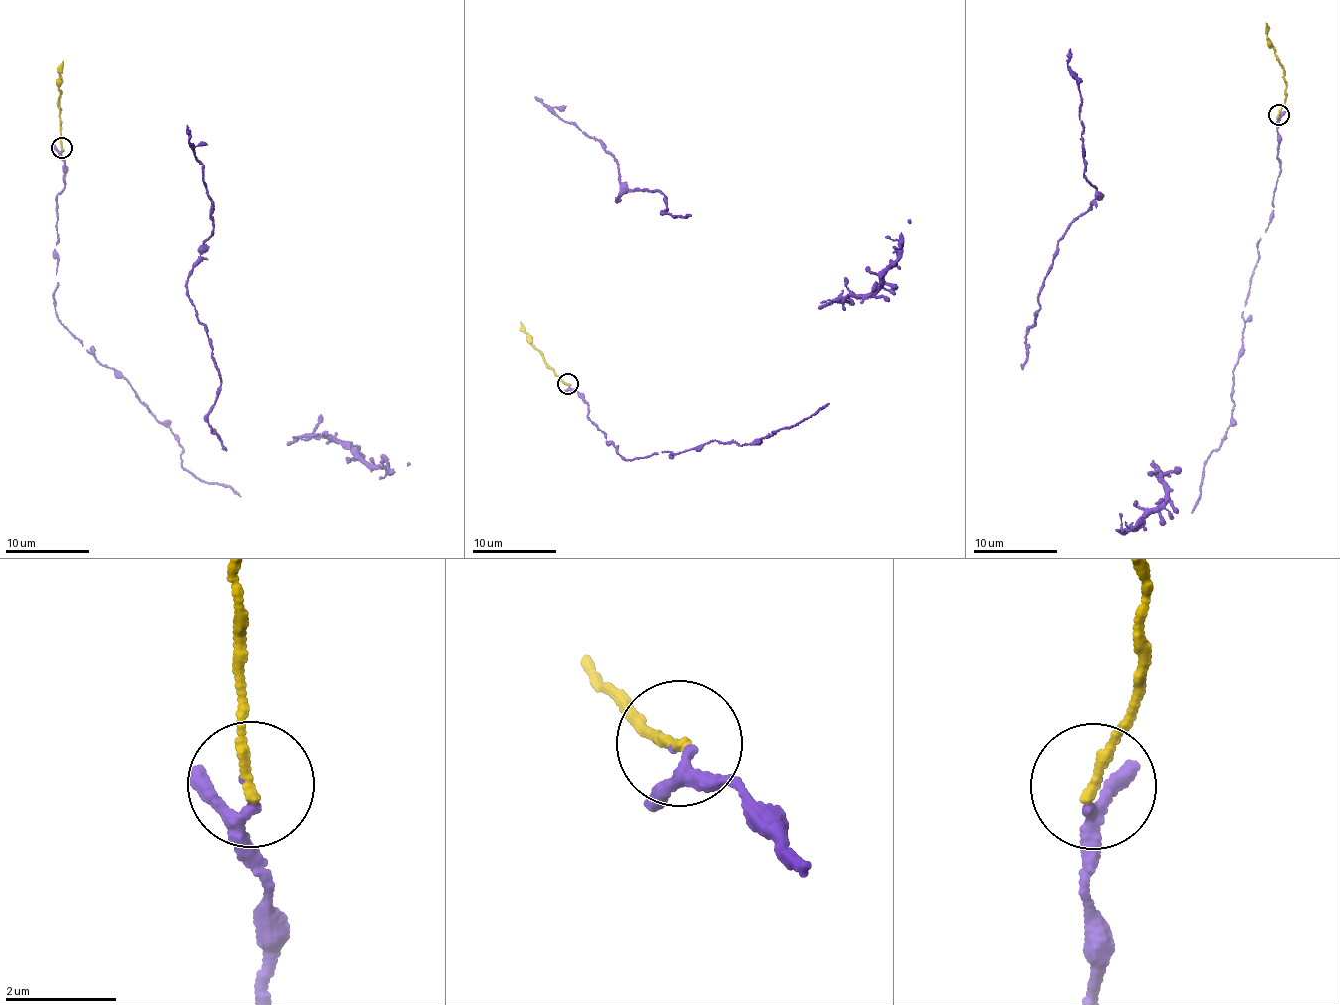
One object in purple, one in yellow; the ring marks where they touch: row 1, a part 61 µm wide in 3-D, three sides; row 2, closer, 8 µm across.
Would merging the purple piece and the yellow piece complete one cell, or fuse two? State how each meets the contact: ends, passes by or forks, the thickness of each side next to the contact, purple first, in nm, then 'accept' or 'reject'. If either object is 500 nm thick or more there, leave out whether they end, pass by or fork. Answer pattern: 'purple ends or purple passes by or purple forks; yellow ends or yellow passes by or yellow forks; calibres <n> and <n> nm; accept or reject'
purple passes by; yellow ends; calibres 90 and 170 nm; accept

